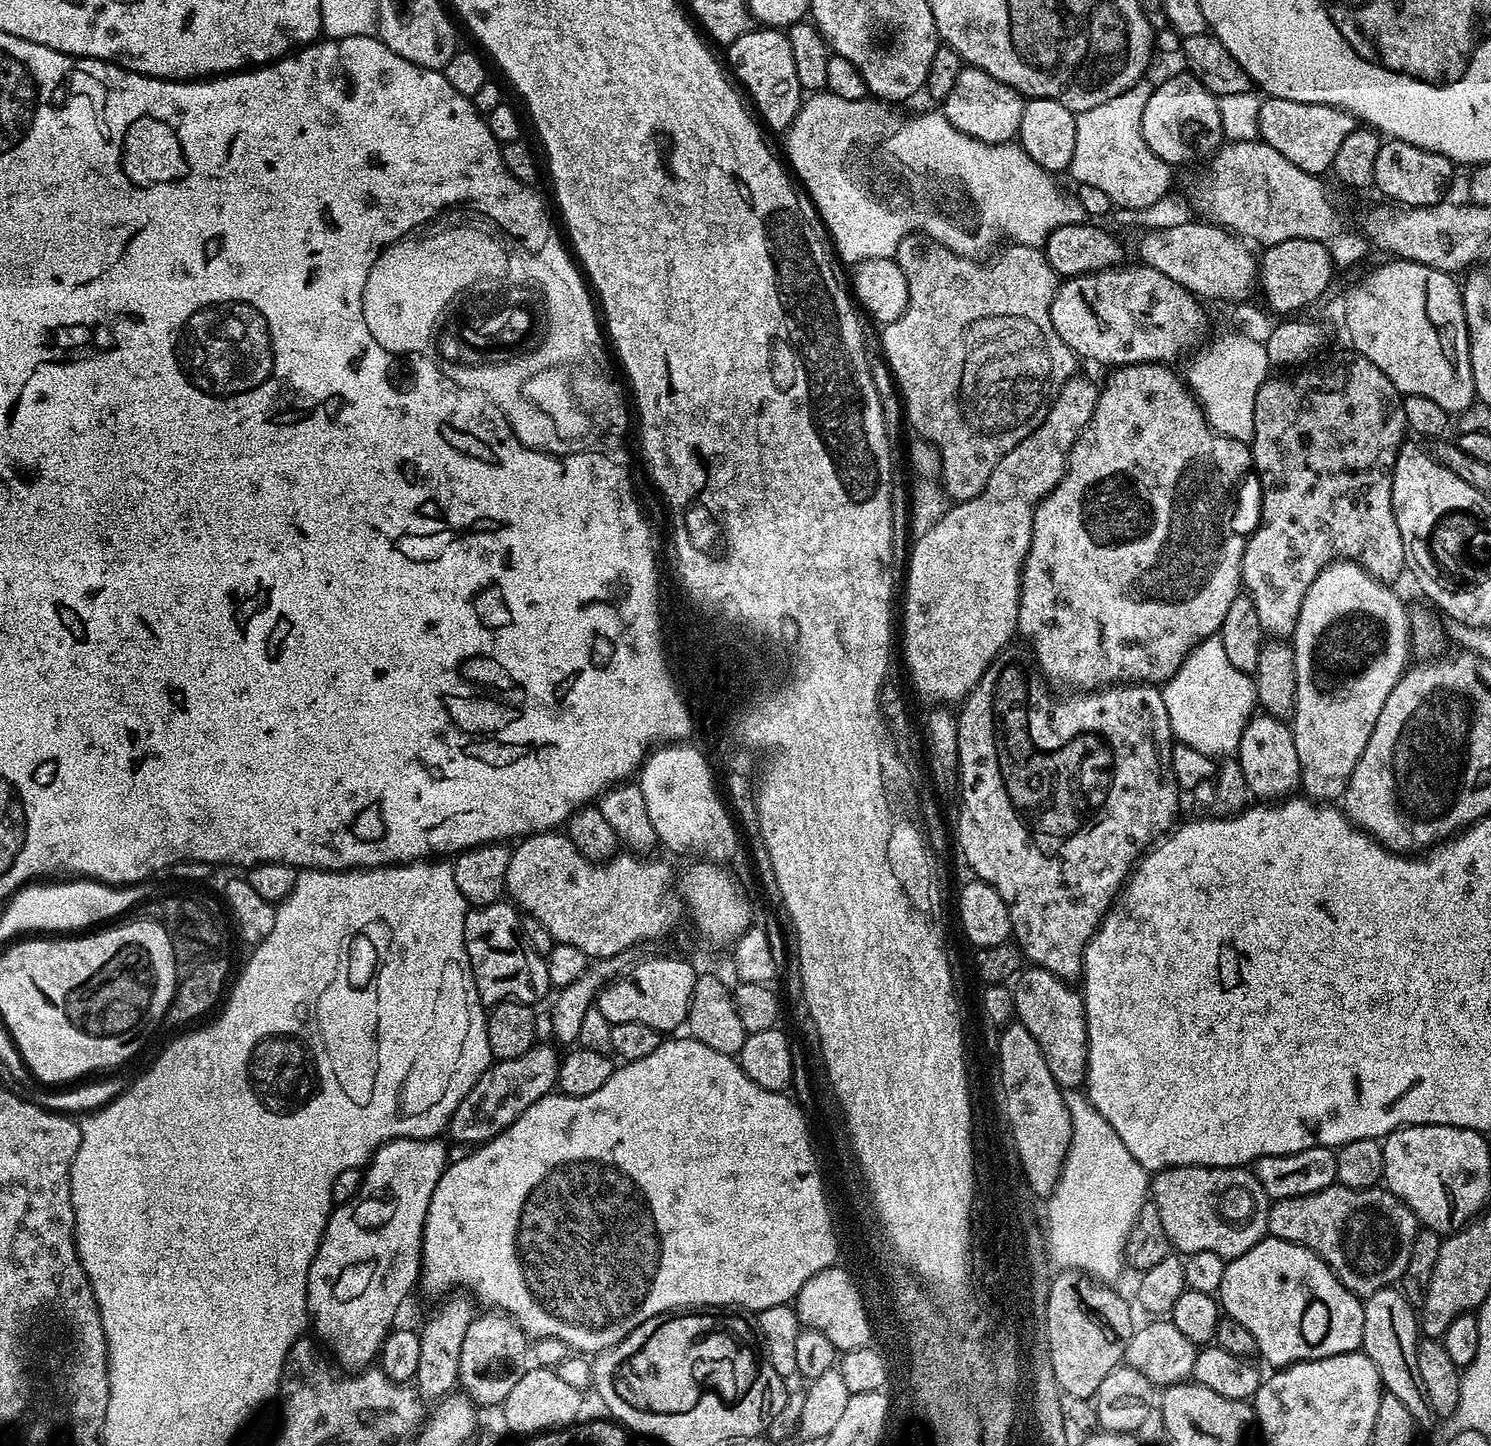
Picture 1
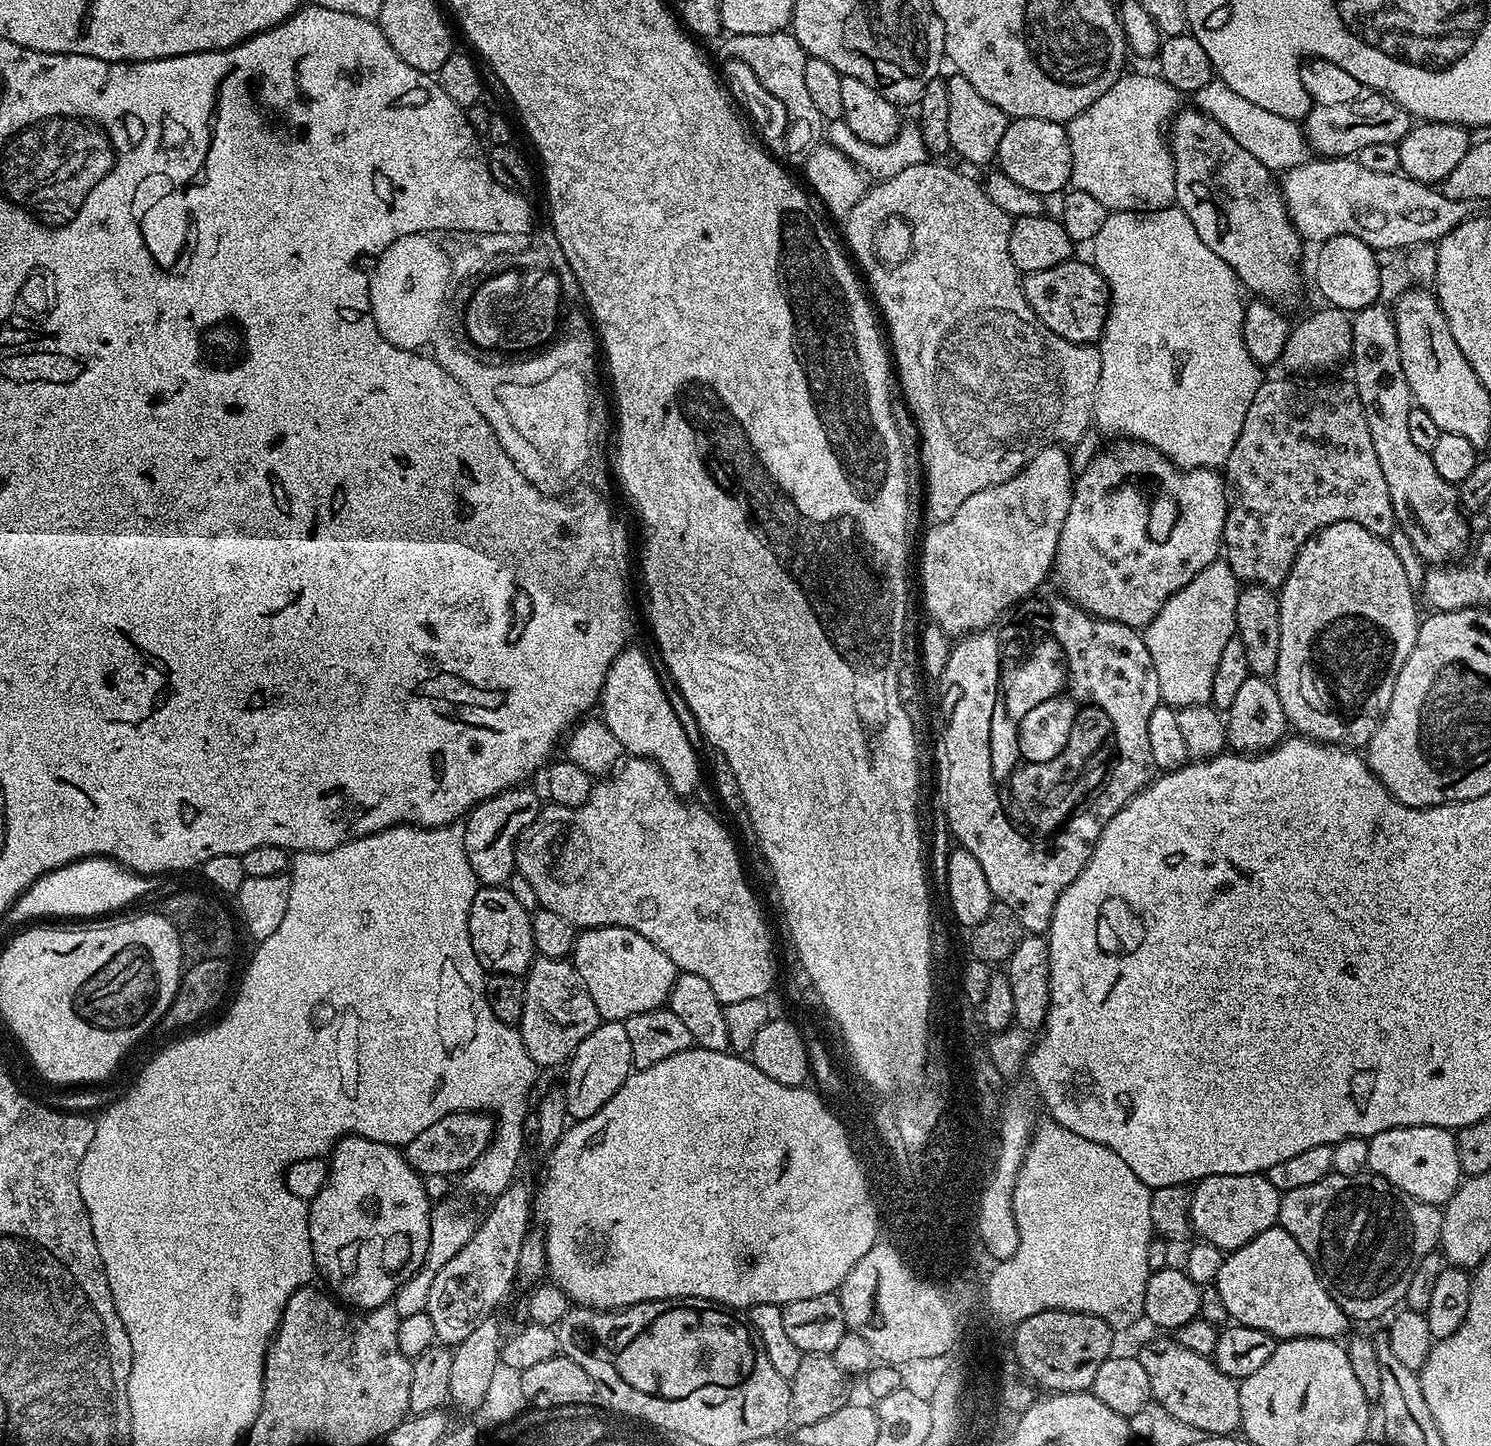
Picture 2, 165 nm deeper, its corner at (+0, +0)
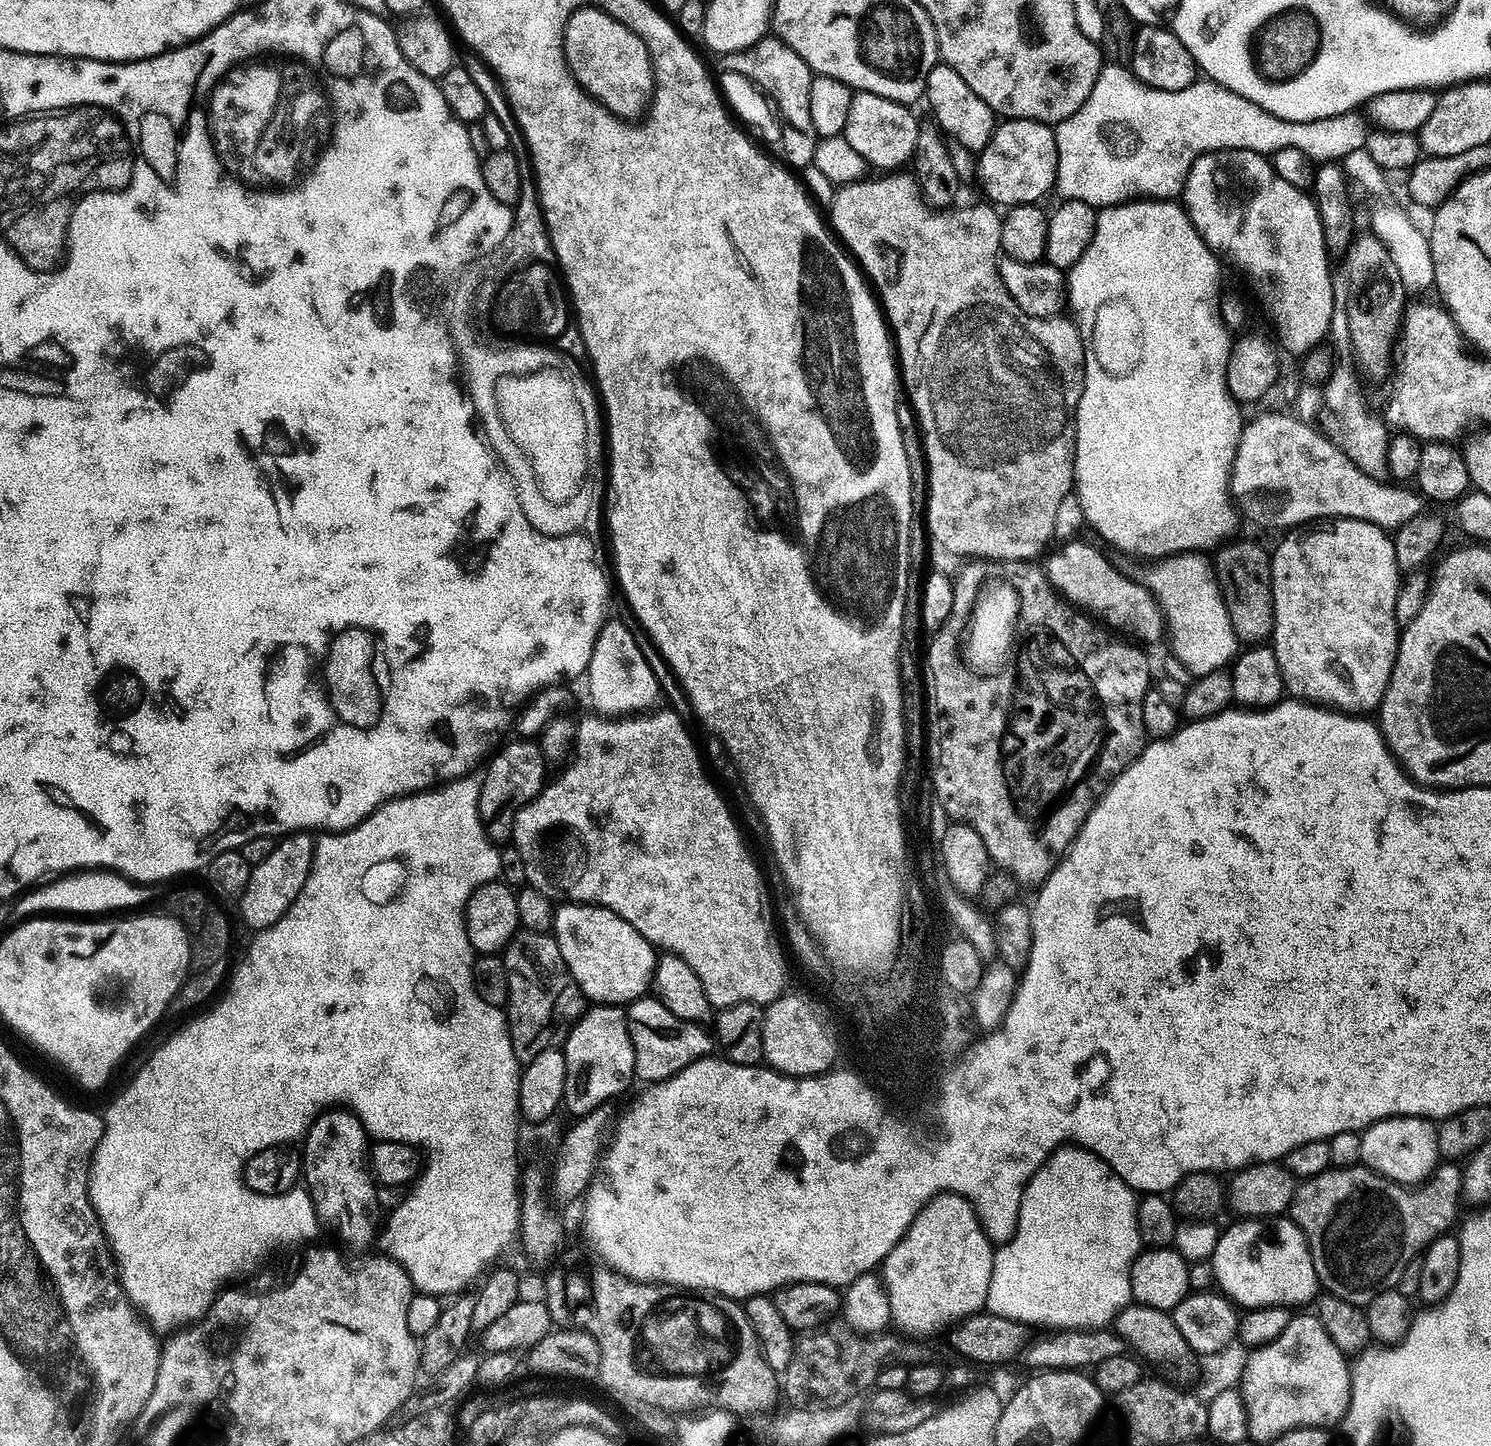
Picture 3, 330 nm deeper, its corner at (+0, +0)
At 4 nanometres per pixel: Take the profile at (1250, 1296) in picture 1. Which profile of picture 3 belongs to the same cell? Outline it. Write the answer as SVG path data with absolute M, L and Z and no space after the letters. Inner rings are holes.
M1240 1218L1235 1222L1237 1224L1232 1224L1229 1228L1225 1227L1223 1231L1221 1231L1220 1237L1218 1238L1218 1246L1214 1246L1214 1254L1212 1255L1211 1261L1214 1266L1214 1274L1216 1275L1215 1287L1219 1289L1223 1295L1227 1296L1233 1304L1244 1310L1261 1308L1262 1306L1282 1306L1283 1308L1296 1310L1299 1309L1299 1304L1311 1305L1318 1296L1320 1279L1316 1276L1314 1262L1312 1261L1312 1255L1308 1249L1306 1238L1302 1234L1300 1227L1296 1225L1295 1220L1291 1218Z

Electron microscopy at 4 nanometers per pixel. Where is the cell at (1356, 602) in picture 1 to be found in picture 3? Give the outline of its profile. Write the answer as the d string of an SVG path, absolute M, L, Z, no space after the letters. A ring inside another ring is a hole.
M1329 518L1313 522L1285 531L1280 545L1270 552L1272 561L1272 597L1274 598L1274 627L1270 637L1270 647L1278 658L1280 673L1289 697L1307 700L1313 704L1327 706L1349 714L1372 714L1377 711L1386 694L1386 686L1390 682L1390 674L1396 661L1396 645L1398 643L1398 625L1394 614L1394 602L1398 598L1398 590L1402 583L1402 573L1395 564L1393 537L1385 529L1374 526L1370 522L1351 520L1350 518Z

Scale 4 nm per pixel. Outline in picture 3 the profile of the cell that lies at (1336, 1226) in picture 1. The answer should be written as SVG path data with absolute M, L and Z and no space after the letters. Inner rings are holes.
M1456 1162L1441 1163L1419 1186L1395 1184L1393 1180L1363 1166L1330 1167L1297 1187L1290 1216L1306 1238L1320 1288L1346 1302L1367 1306L1371 1300L1378 1298L1378 1294L1395 1289L1402 1278L1402 1270L1406 1270L1406 1266L1410 1266L1410 1262L1417 1259L1430 1242L1457 1227L1463 1196L1464 1174L1461 1165Z

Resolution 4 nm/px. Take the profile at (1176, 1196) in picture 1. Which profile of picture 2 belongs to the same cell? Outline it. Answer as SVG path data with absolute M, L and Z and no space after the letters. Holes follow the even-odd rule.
M1259 1172L1207 1176L1191 1189L1191 1194L1193 1233L1203 1243L1212 1244L1225 1254L1246 1246L1266 1229L1273 1227L1280 1218L1282 1193L1272 1185L1267 1175Z

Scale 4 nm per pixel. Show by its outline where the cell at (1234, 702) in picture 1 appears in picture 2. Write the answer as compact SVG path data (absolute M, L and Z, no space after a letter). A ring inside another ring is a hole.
M1217 560L1202 570L1190 582L1178 590L1162 606L1162 610L1153 618L1144 630L1143 637L1147 650L1154 661L1158 674L1161 701L1169 707L1184 707L1207 703L1212 696L1214 673L1222 656L1226 642L1236 633L1236 610L1239 581L1230 570L1227 561Z

